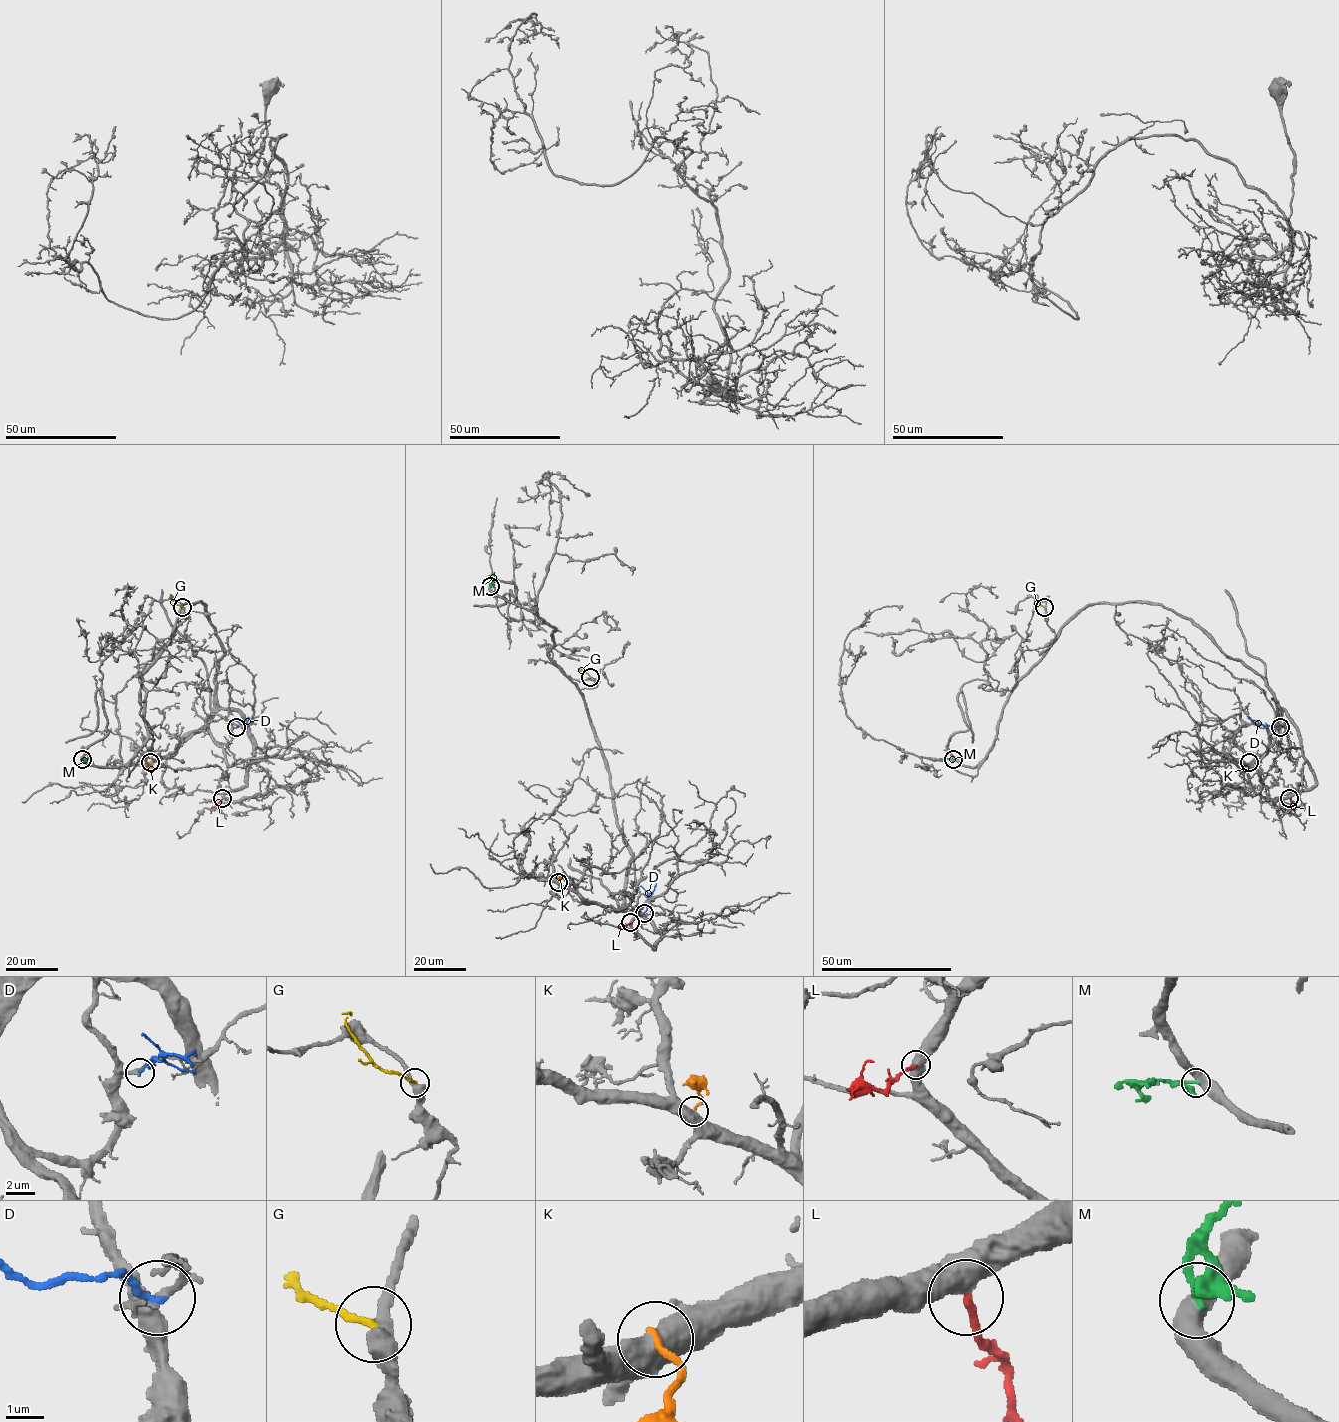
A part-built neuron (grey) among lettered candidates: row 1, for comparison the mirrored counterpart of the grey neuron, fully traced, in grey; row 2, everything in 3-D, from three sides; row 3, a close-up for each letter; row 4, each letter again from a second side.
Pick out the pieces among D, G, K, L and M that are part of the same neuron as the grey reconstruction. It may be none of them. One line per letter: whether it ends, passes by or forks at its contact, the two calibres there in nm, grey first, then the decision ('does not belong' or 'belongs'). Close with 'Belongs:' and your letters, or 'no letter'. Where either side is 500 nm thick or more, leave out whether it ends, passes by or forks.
D: it ends there; 220 nm thick on the grey side, 170 nm on the other; does not belong
G: it ends there; 440 nm thick on the grey side, 190 nm on the other; does not belong
K: 550 nm thick on the grey side, 200 nm on the other; does not belong
L: it ends there; 480 nm thick on the grey side, 200 nm on the other; belongs
M: 550 nm thick on the grey side, 200 nm on the other; does not belong
Belongs: L

